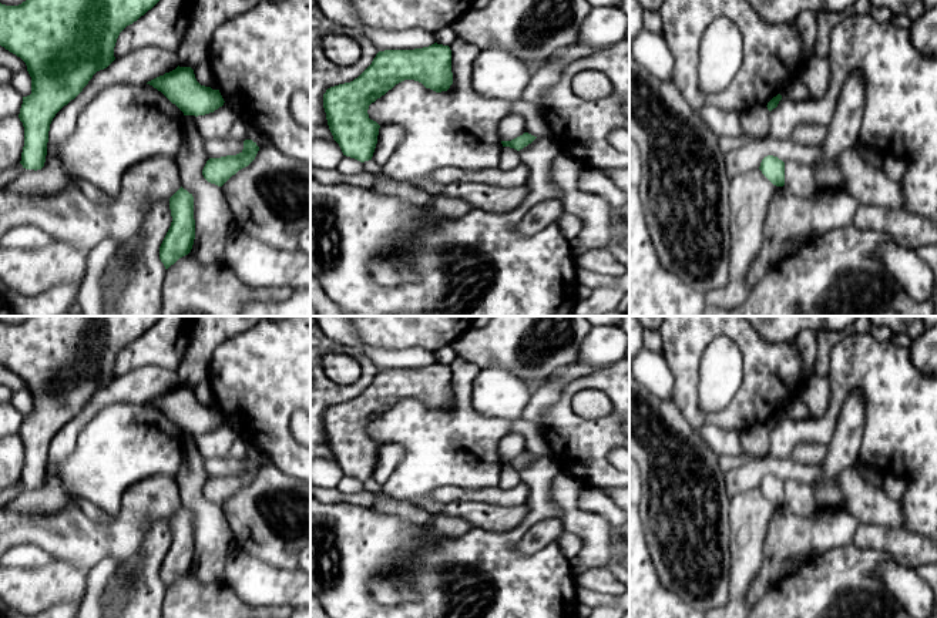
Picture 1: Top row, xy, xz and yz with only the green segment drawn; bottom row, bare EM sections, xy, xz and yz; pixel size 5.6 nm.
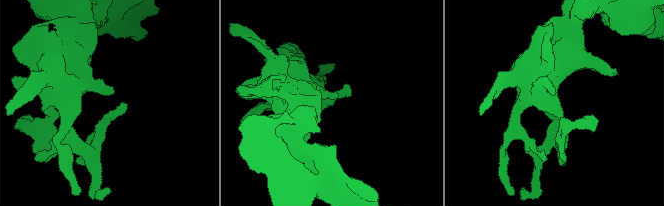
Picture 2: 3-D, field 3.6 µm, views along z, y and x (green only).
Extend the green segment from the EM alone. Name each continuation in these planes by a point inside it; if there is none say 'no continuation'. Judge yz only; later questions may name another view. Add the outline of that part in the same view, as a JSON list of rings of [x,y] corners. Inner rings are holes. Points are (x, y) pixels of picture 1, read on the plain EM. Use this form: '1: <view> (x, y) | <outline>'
no continuation

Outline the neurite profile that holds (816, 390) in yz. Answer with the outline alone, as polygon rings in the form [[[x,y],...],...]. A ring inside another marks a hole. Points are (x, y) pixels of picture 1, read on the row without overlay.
[[[810,376],[800,392],[800,397],[805,402],[810,417],[822,419],[830,400],[830,382],[827,377]]]

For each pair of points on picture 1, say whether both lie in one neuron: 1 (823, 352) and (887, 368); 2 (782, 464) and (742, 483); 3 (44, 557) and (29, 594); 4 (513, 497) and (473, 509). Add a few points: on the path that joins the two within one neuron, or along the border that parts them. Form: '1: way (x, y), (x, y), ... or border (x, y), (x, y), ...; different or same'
1: border (853, 332), (847, 333), (830, 351), (826, 376); different
2: way (772, 466), (763, 466), (752, 473); same
3: border (46, 566), (14, 568); different
4: border (459, 499), (493, 504), (524, 504); different

